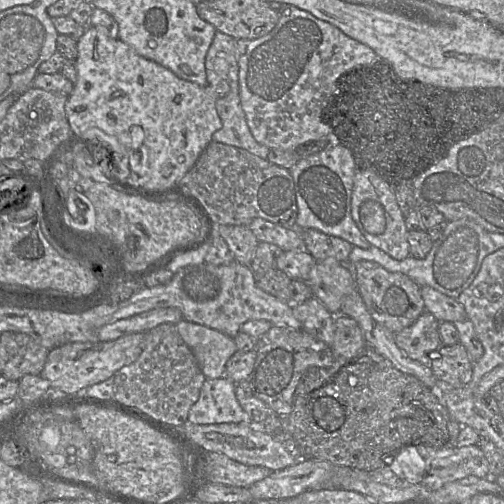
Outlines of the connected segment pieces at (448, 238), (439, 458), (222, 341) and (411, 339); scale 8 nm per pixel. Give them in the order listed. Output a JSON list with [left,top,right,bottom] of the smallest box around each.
[[348,218,497,299],[422,445,492,491],[176,319,237,379],[395,310,442,366]]

